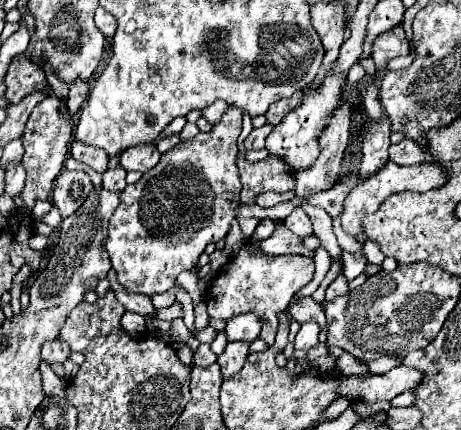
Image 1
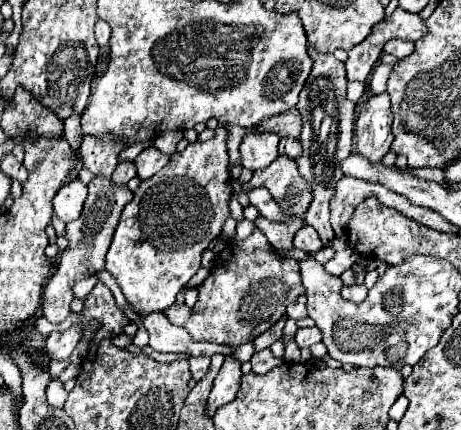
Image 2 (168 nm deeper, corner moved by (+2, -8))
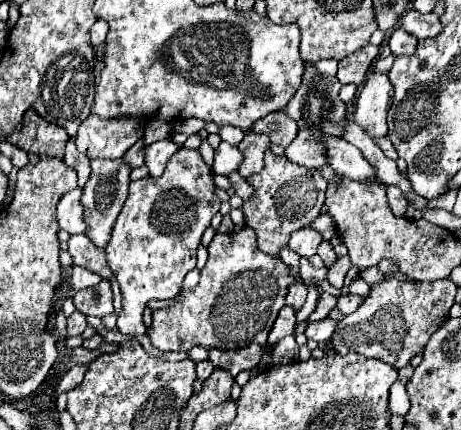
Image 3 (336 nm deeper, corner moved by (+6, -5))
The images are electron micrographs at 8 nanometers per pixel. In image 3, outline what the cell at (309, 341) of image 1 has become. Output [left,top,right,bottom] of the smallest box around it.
[306,317,336,343]

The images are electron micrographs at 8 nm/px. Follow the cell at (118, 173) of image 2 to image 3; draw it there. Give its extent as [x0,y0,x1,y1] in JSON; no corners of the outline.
[124,139,144,169]

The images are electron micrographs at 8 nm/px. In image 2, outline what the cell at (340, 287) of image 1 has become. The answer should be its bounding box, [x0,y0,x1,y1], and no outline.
[342,286,366,302]

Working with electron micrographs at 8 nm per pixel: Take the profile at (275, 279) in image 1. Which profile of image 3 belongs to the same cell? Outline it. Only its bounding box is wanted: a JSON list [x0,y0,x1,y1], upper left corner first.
[148,227,294,351]

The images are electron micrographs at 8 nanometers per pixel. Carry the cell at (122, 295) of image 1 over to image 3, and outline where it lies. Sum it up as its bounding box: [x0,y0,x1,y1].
[208,345,268,377]

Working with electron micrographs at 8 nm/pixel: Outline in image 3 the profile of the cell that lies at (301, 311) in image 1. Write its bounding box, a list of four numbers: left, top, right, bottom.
[286,283,306,309]

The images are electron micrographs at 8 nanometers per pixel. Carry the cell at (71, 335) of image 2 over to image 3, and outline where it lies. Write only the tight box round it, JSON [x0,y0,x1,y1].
[68,311,86,335]

